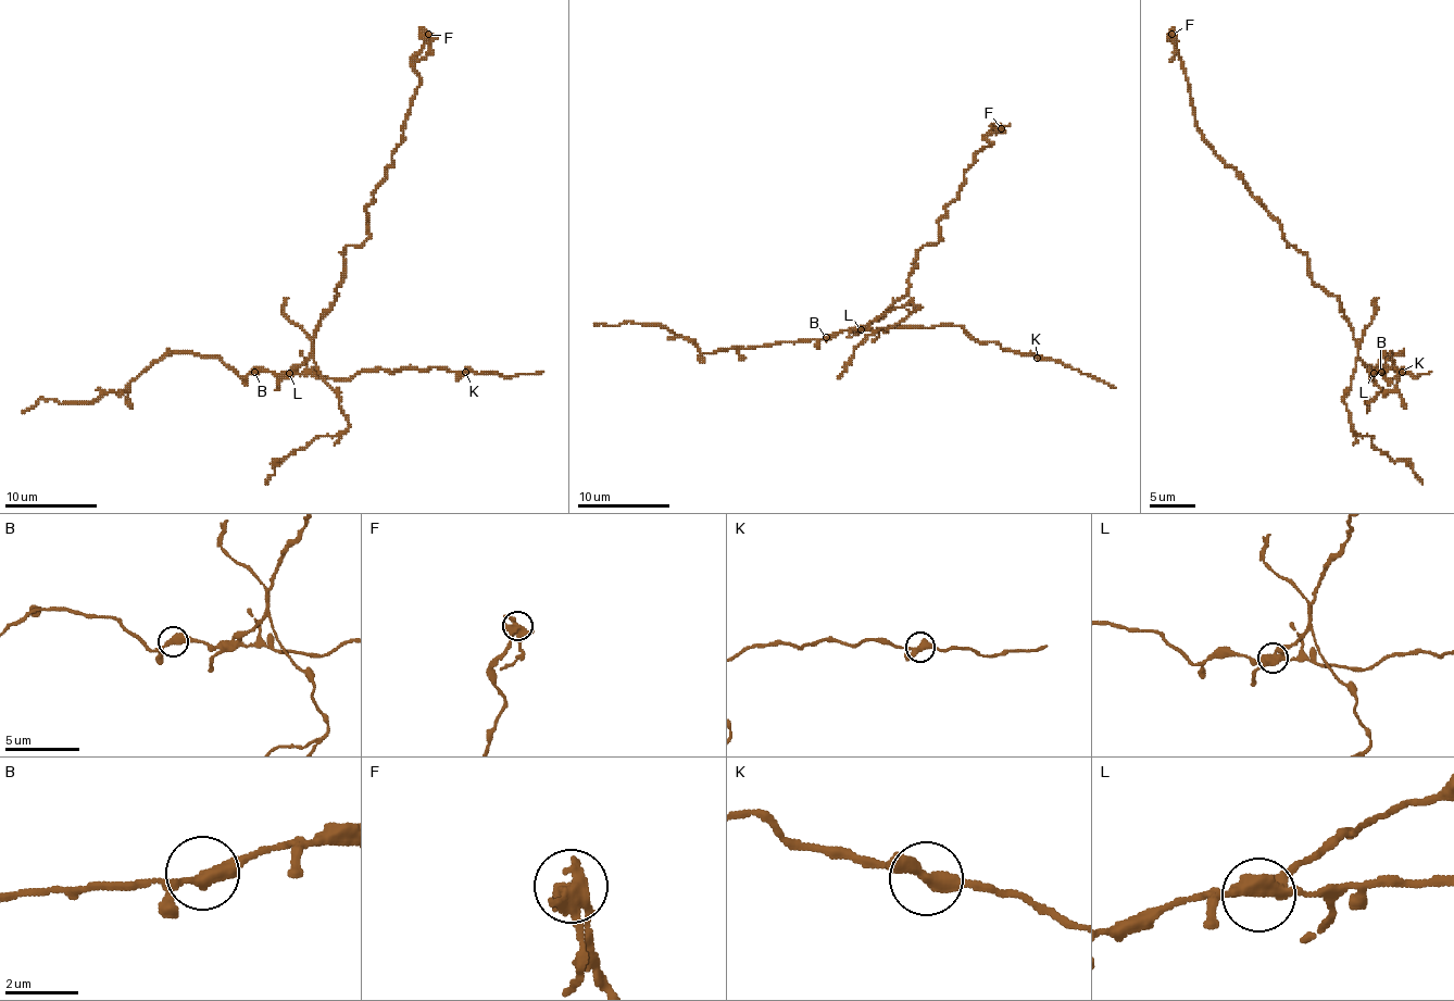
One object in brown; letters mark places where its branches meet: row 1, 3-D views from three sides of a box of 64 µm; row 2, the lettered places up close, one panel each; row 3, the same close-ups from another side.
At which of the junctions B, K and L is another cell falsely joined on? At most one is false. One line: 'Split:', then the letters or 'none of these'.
Split: L

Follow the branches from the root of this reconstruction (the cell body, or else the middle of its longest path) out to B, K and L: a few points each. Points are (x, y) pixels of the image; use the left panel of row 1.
B: (327, 314), (311, 341), (311, 353), (300, 364), (281, 374), (254, 372)
K: (327, 314), (311, 353), (296, 370), (300, 374), (348, 380), (380, 370), (465, 372)
L: (327, 314), (311, 341), (311, 353), (288, 374)

